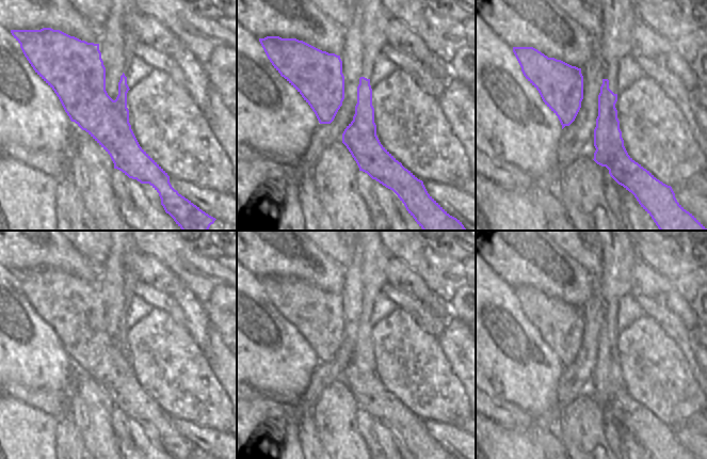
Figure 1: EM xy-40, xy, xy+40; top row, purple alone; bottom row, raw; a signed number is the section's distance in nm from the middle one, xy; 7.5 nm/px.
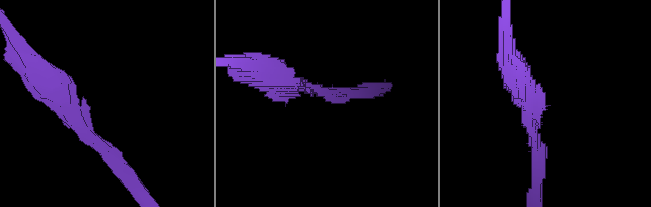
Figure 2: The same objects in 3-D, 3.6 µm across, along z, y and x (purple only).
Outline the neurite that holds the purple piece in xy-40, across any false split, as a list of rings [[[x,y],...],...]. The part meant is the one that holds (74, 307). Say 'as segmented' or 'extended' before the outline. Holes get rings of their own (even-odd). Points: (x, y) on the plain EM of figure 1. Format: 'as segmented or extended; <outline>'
as segmented; [[[51,267],[11,269],[11,272],[20,283],[25,296],[35,312],[54,330],[70,360],[85,369],[110,394],[114,408],[122,410],[129,417],[136,418],[141,423],[149,423],[159,432],[165,452],[174,459],[216,459],[179,433],[172,426],[167,412],[140,385],[129,362],[127,332],[130,328],[127,323],[127,316],[124,312],[120,315],[118,334],[113,339],[106,330],[106,306],[101,298],[99,283],[87,282]]]

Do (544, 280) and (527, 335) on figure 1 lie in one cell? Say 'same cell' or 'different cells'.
different cells

